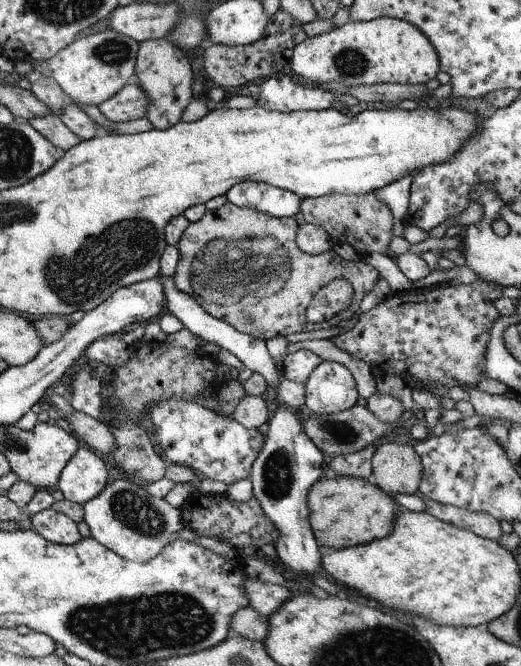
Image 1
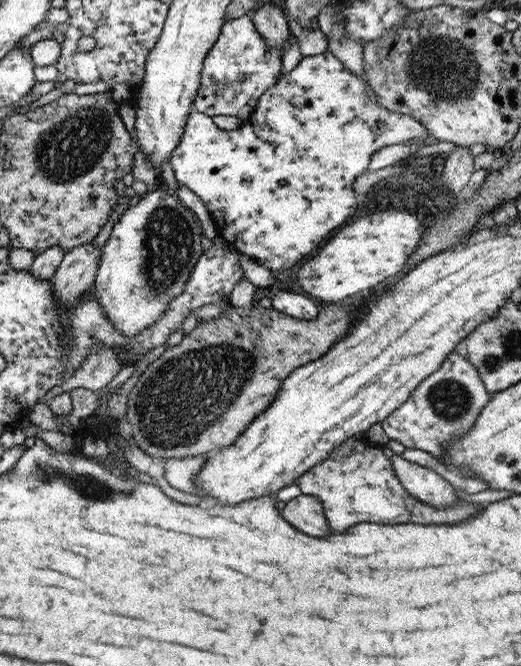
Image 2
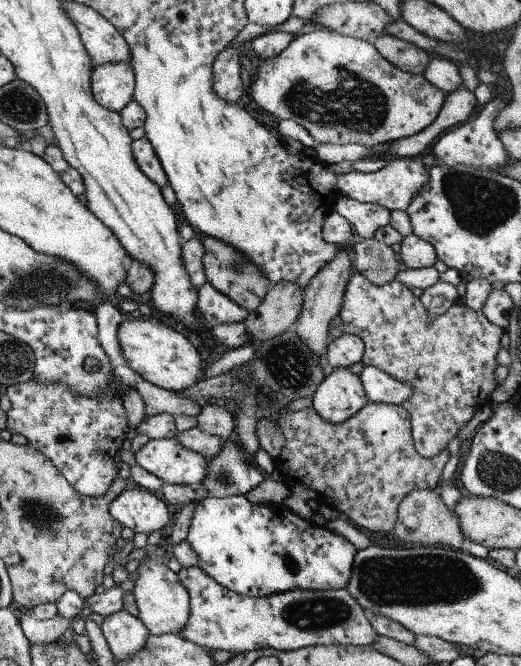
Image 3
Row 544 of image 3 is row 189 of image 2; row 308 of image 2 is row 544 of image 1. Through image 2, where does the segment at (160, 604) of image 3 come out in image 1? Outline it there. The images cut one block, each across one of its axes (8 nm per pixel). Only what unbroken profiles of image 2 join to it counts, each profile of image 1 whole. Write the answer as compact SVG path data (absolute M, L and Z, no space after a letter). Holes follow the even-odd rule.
M117 478L110 484L107 483L99 494L84 502L82 508L82 520L88 526L90 537L121 558L136 563L144 563L147 559L154 557L168 542L177 539L179 530L183 528L179 509L169 506L164 498L149 495L142 484L130 479Z

